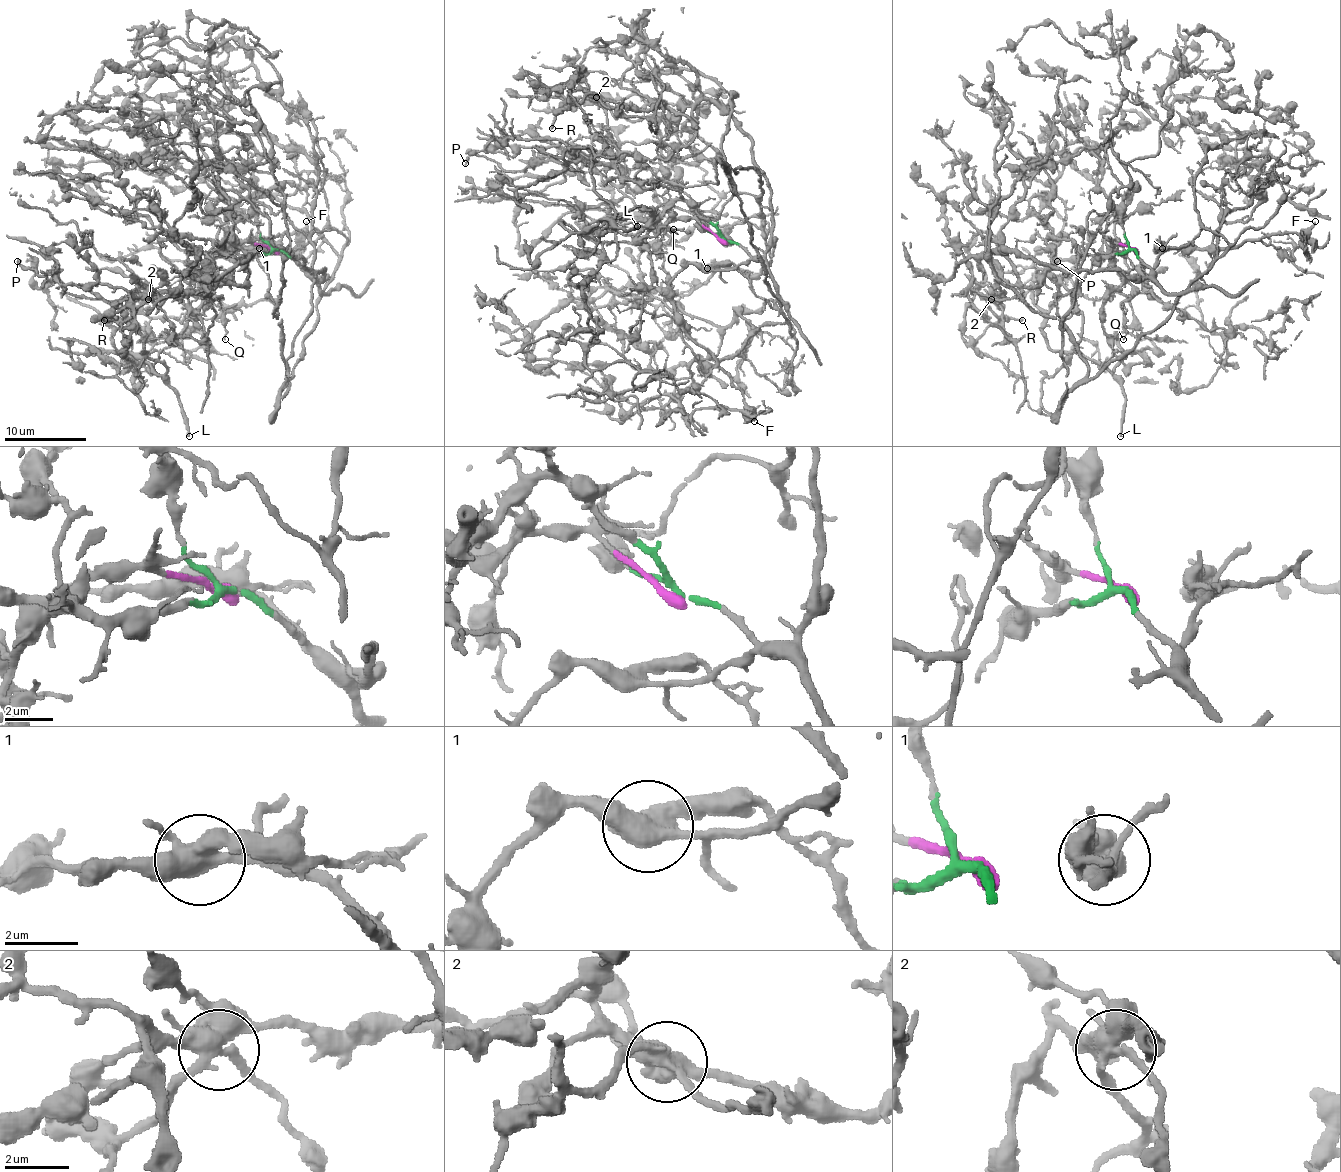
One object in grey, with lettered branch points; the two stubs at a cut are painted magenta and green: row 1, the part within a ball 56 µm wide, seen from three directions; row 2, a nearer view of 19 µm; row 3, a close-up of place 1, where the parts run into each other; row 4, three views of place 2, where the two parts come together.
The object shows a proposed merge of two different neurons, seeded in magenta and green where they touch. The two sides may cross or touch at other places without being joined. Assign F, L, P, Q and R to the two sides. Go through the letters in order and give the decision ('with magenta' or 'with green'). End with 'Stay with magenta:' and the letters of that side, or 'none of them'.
F: with green
L: with magenta
P: with magenta
Q: with magenta
R: with green
Stay with magenta: L, P, Q

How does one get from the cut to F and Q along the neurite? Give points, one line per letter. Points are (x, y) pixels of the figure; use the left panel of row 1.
F: (273, 248), (300, 268), (288, 254), (271, 248), (222, 250), (298, 233), (306, 221)
Q: (271, 248), (228, 241), (218, 252), (185, 252), (160, 243), (189, 289), (222, 311), (224, 340)

